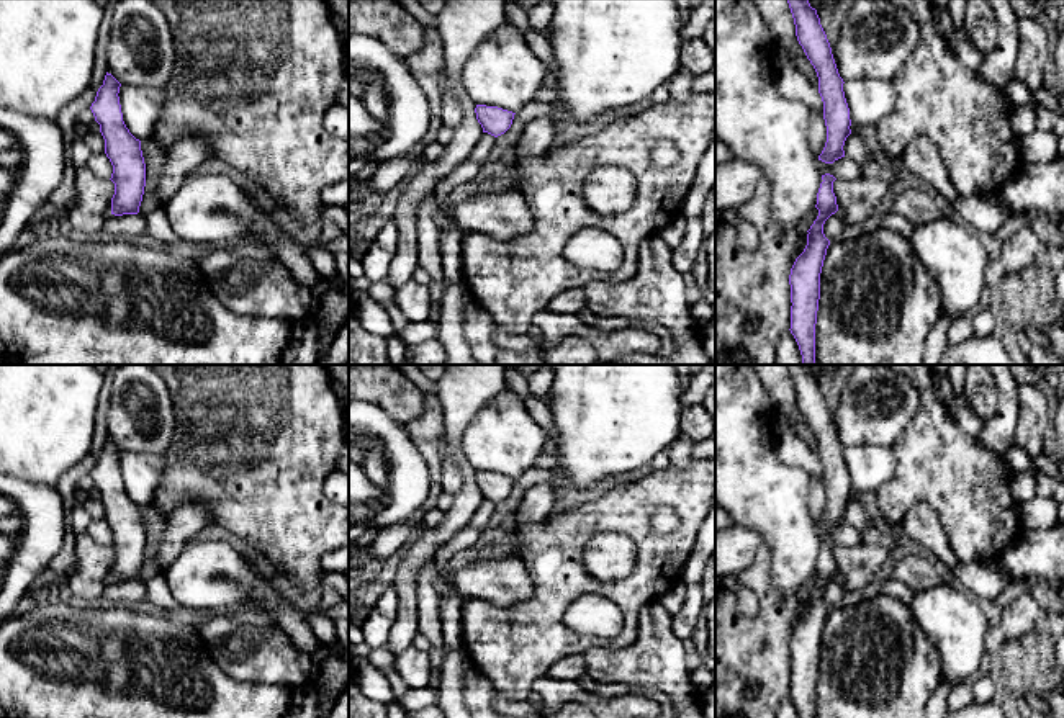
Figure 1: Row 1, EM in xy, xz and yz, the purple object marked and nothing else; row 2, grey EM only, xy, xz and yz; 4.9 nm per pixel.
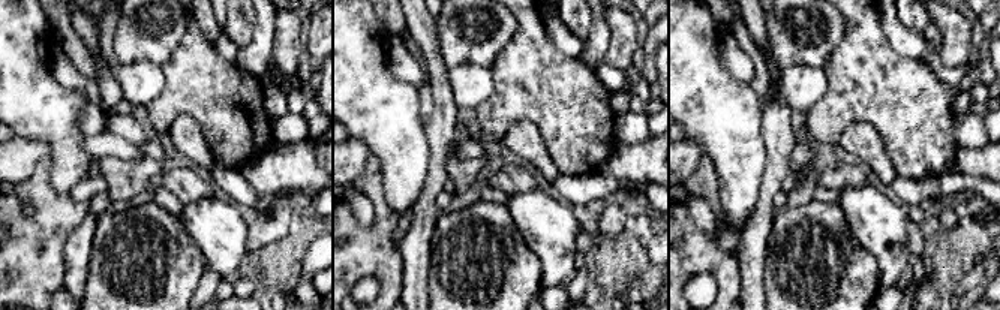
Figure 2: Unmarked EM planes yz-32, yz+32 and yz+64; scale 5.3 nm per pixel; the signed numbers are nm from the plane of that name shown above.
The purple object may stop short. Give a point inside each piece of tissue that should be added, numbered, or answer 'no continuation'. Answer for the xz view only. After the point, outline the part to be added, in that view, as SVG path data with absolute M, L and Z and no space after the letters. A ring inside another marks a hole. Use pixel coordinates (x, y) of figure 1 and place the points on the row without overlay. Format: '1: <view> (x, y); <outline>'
no continuation

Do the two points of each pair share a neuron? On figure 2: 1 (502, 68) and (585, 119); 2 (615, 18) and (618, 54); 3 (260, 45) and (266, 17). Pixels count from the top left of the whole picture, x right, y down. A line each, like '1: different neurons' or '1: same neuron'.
1: same neuron
2: same neuron
3: same neuron

